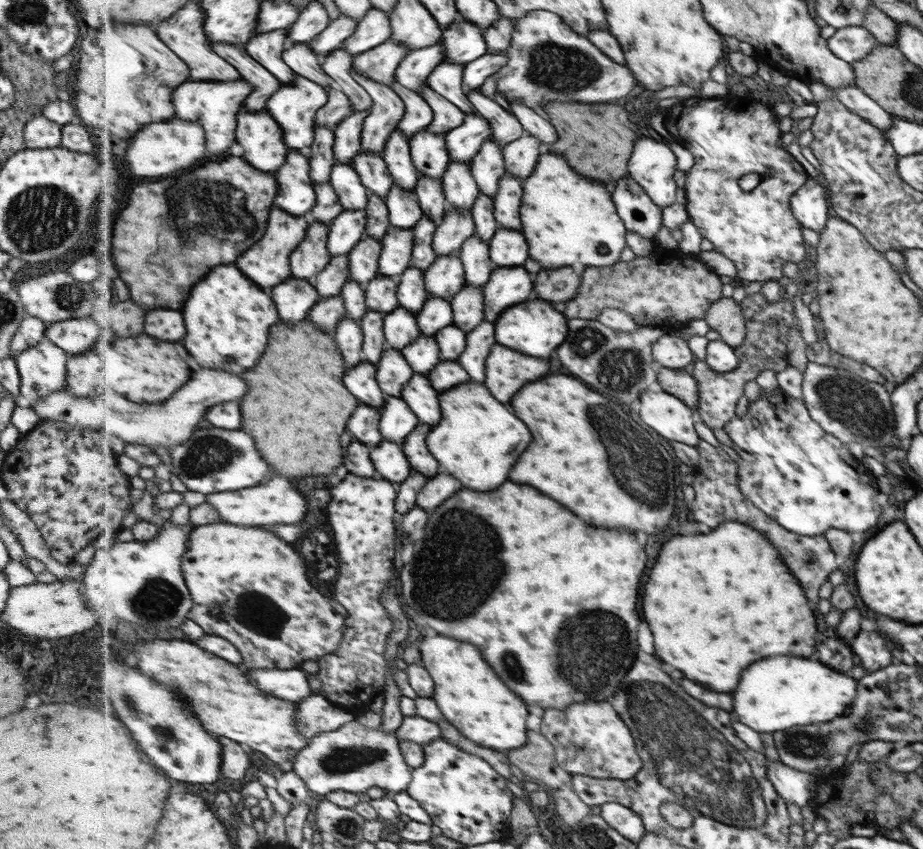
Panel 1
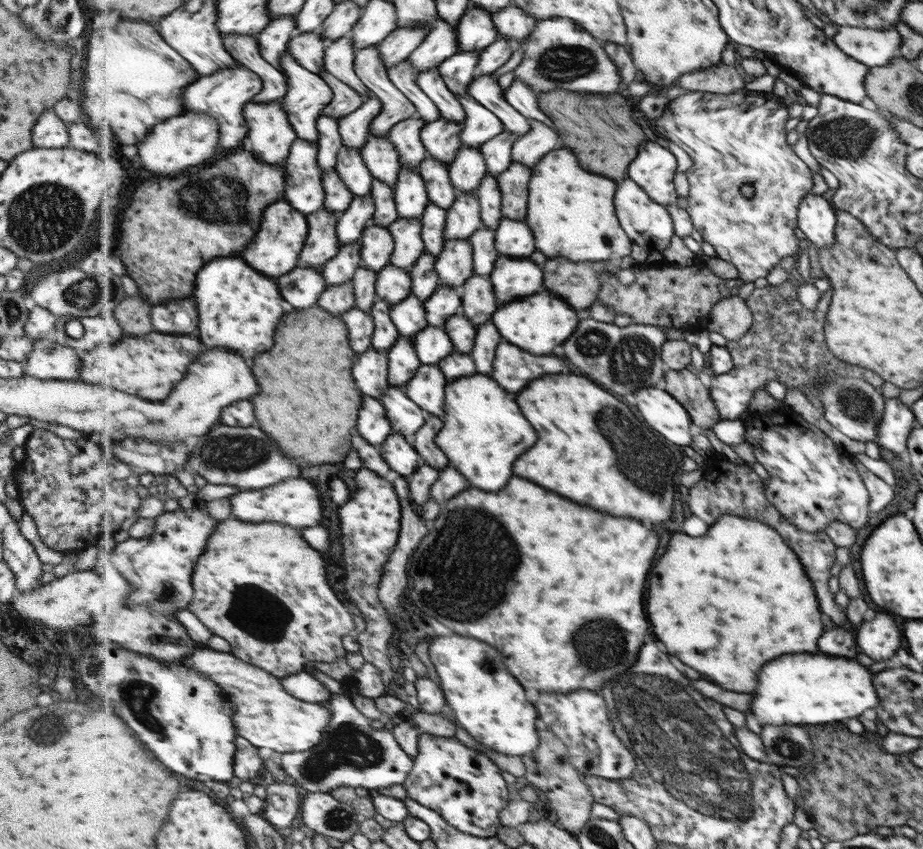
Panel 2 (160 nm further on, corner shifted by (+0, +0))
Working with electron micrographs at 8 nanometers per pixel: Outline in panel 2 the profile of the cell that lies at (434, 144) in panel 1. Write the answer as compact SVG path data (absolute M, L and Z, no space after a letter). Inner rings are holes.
M443 118L427 124L422 130L421 138L428 158L435 158L447 164L453 163L462 148L462 130L462 124L447 122Z

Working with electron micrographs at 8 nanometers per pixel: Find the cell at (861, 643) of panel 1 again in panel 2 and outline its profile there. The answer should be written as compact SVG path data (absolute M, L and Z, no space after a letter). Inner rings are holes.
M875 614L871 620L865 620L855 636L855 644L871 660L887 660L895 654L901 644L901 634L891 616Z

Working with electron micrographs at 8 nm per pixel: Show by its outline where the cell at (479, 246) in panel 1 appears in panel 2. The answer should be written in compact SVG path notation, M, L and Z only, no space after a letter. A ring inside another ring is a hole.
M489 228L477 230L469 240L474 248L474 263L477 275L491 275L500 252L496 247L496 232Z

